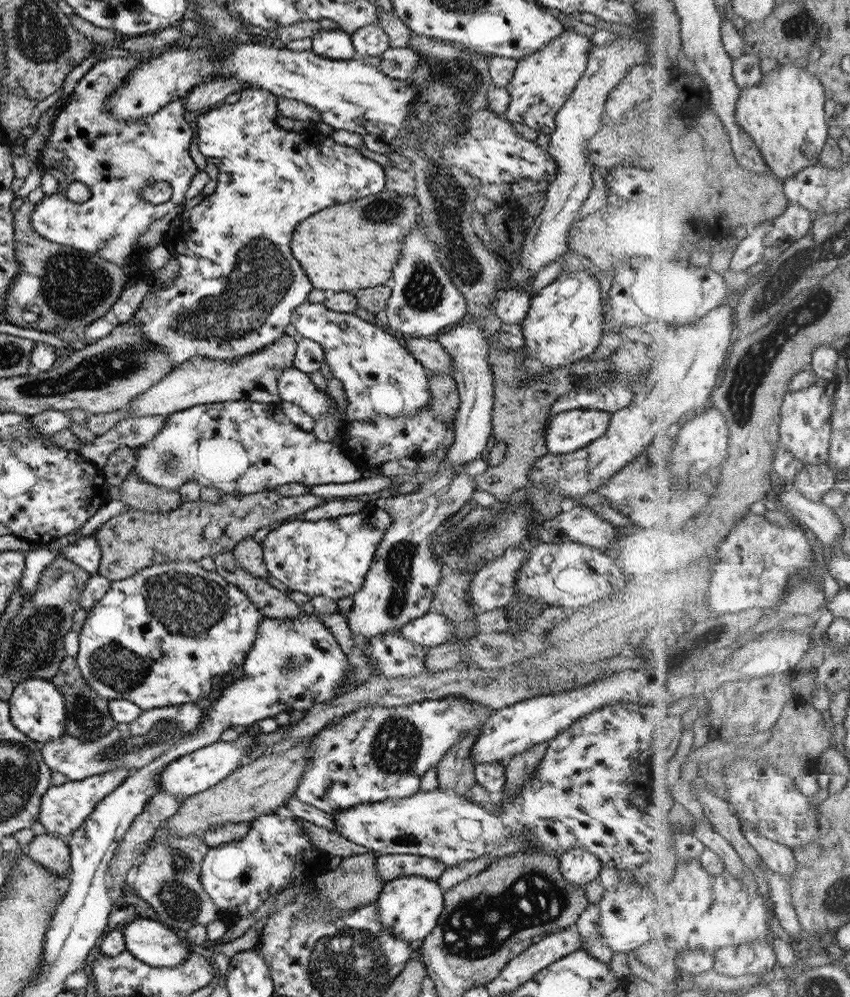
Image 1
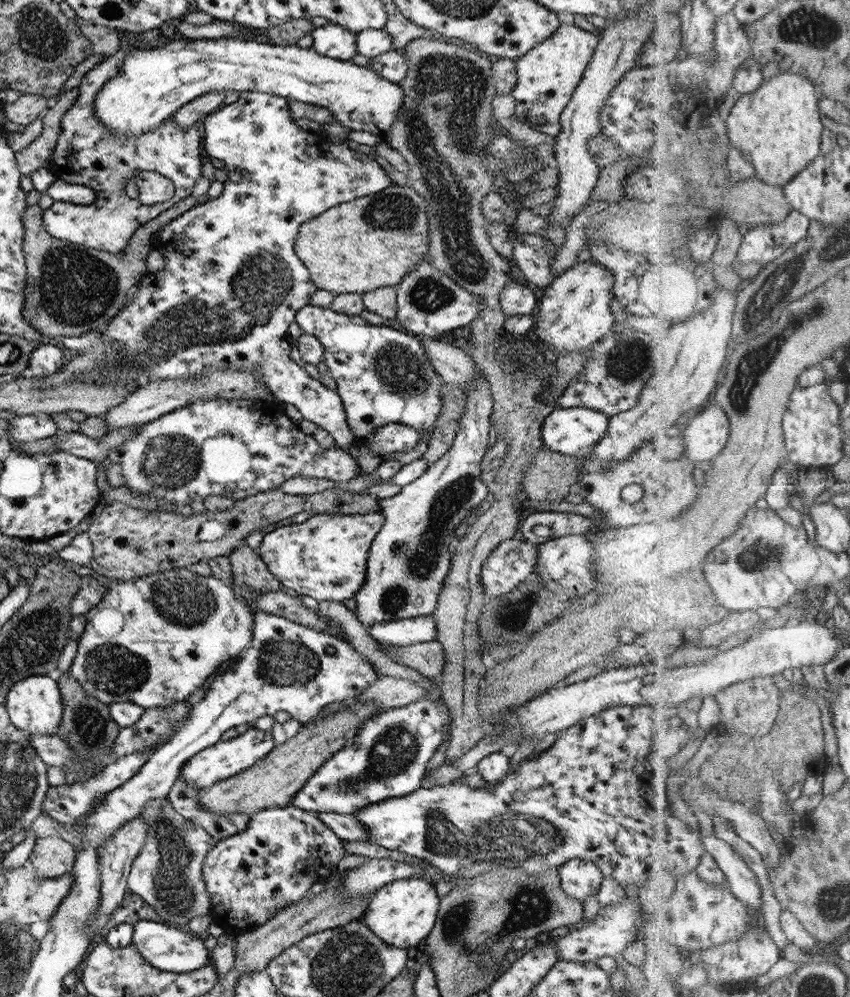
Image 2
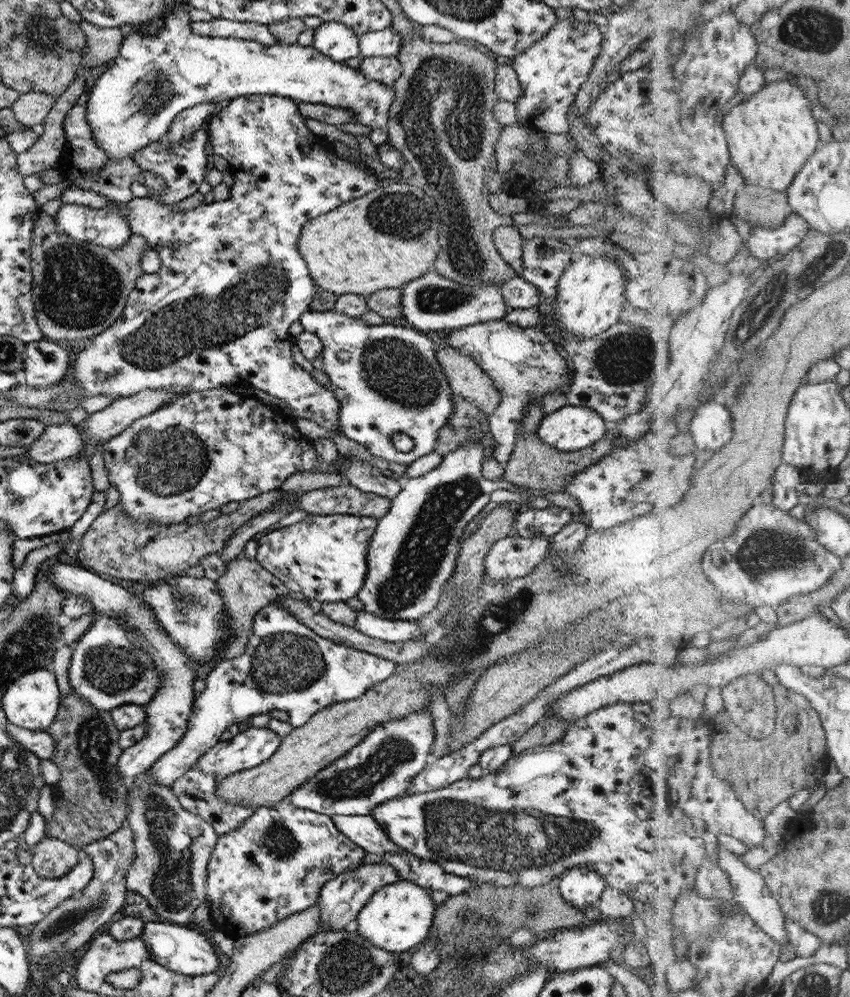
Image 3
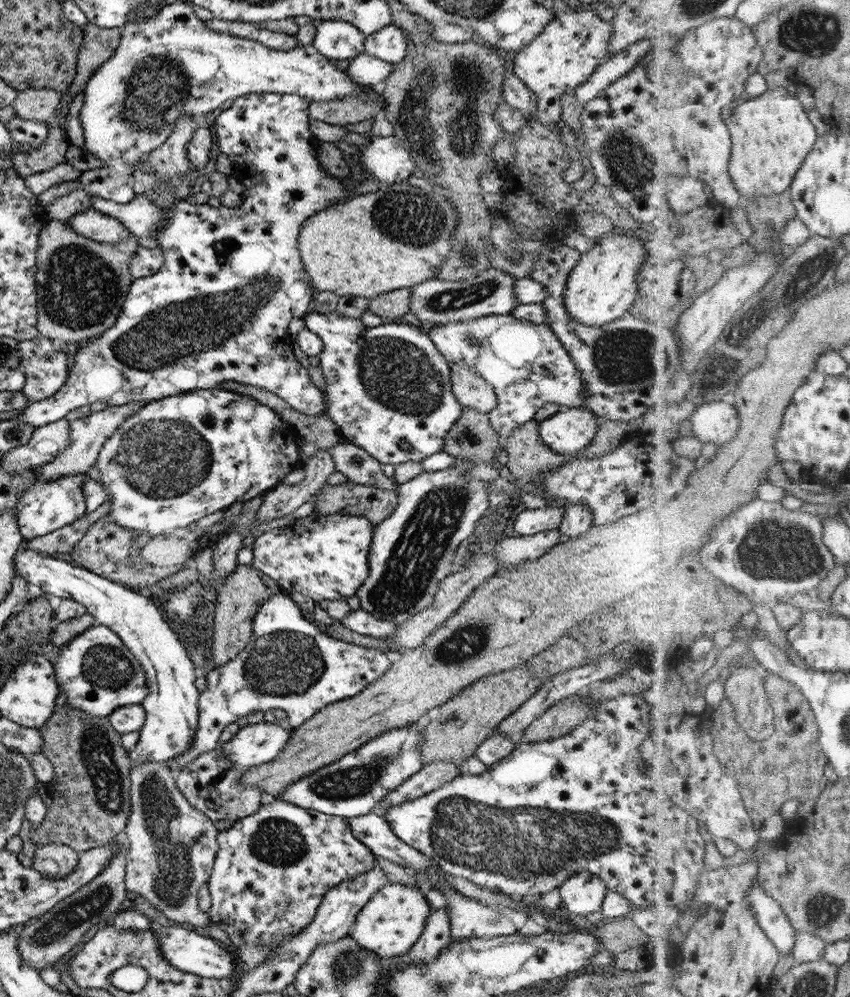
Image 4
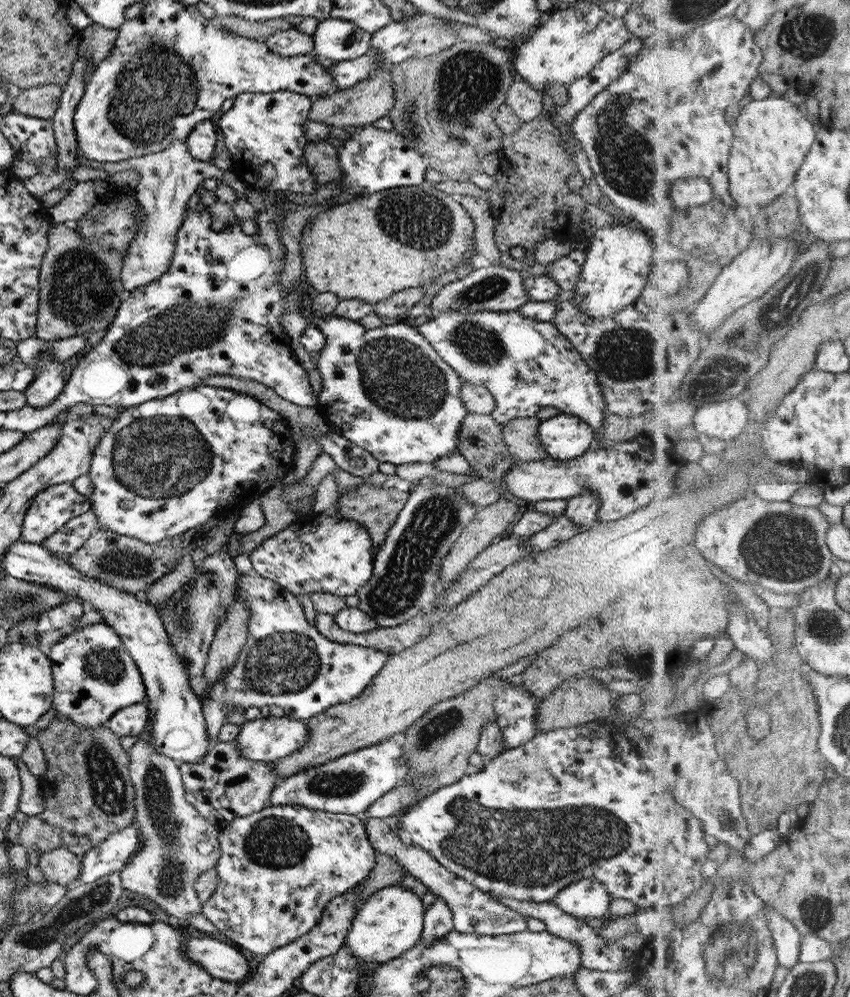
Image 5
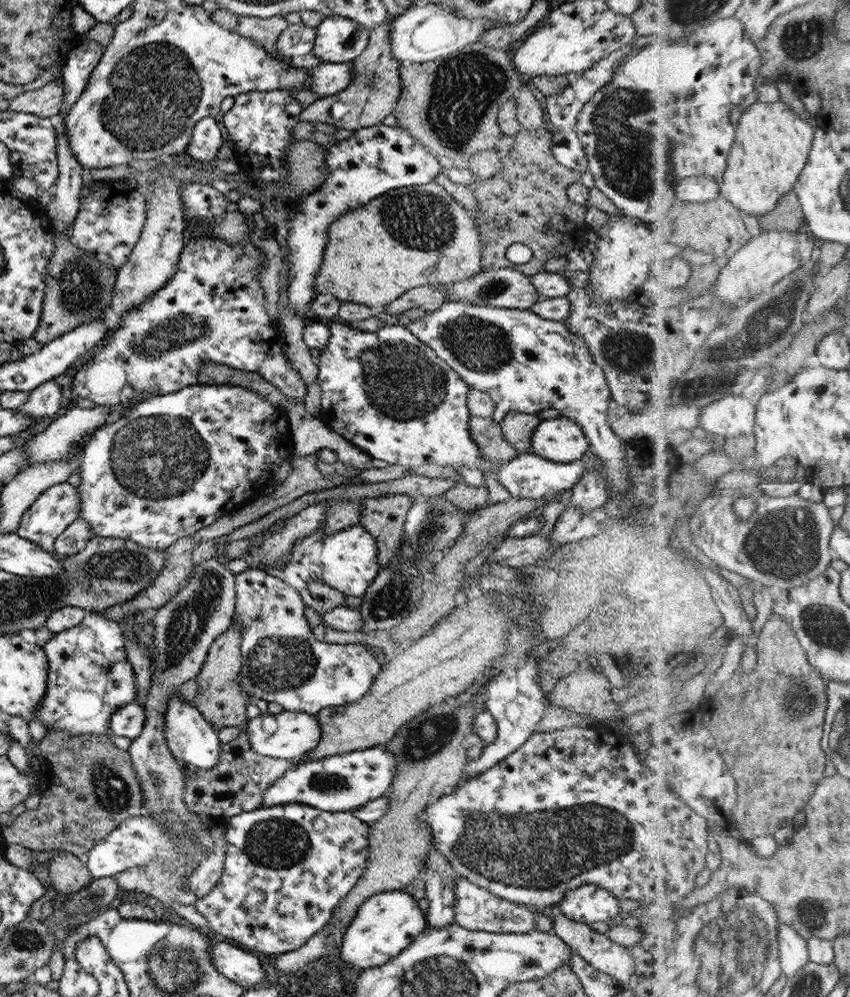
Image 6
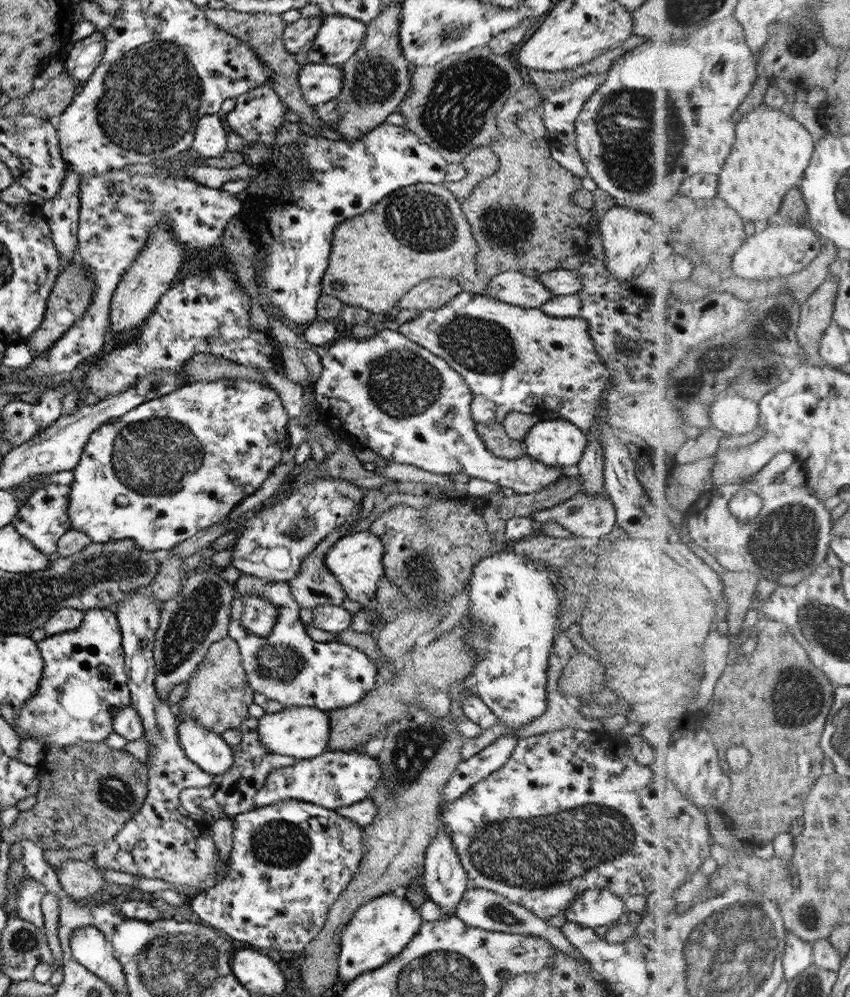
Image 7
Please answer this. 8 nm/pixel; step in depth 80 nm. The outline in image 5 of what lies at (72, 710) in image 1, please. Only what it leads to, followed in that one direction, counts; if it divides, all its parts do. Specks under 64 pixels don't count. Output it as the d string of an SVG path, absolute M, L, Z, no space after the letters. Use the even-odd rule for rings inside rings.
M53 719L51 720L43 730L35 733L37 742L42 750L44 759L47 762L47 772L45 777L38 779L40 784L40 790L44 798L44 805L42 811L37 816L27 816L27 821L20 827L19 833L17 833L18 844L24 846L29 850L34 850L38 853L41 851L47 851L52 848L63 847L69 852L81 856L85 851L97 846L100 842L103 842L110 834L119 832L122 828L125 828L132 821L135 814L134 809L134 788L131 784L128 775L128 753L126 753L119 742L119 737L113 734L111 730L104 726L99 727L81 727L75 724L73 721L67 719Z

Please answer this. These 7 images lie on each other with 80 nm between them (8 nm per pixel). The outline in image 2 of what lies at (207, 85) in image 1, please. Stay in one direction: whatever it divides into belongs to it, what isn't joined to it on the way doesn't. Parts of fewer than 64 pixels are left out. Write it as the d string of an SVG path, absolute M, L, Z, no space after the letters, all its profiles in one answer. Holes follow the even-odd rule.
M207 91L205 94L191 99L173 113L174 123L181 128L193 127L197 120L207 116L221 104L224 95L219 91Z

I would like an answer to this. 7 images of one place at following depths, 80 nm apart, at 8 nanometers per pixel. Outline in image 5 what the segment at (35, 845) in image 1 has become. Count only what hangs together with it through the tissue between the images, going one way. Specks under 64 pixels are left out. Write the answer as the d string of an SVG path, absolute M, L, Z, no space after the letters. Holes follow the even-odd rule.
M63 847L52 848L38 854L36 866L46 880L71 887L78 880L80 856Z

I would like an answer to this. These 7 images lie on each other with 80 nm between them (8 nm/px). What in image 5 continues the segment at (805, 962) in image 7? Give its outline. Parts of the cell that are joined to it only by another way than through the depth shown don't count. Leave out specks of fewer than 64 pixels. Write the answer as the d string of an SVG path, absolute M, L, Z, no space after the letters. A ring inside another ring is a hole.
M769 906L769 929L773 933L778 948L780 966L793 970L801 962L801 942L803 935L783 914Z

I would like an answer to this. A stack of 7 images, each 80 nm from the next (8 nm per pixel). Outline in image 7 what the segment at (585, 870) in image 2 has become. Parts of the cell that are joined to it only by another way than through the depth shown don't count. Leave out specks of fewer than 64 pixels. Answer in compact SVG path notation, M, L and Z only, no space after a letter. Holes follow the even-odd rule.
M583 890L563 911L565 920L587 928L613 926L627 918L624 902L607 890Z

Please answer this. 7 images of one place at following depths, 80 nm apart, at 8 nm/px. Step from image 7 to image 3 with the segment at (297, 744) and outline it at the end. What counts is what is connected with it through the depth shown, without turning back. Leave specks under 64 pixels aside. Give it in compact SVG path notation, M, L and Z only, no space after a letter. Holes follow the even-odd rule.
M244 725L233 738L217 741L217 744L214 744L201 756L198 756L193 767L198 768L205 774L210 774L212 778L220 781L226 776L234 775L247 768L253 768L267 760L279 746L280 740L277 734L268 727L255 728Z

